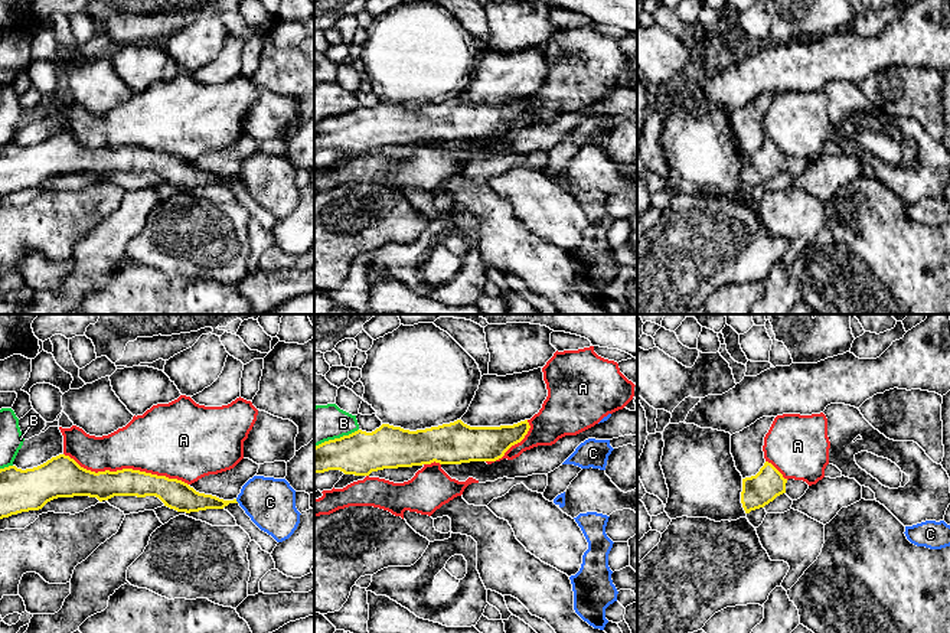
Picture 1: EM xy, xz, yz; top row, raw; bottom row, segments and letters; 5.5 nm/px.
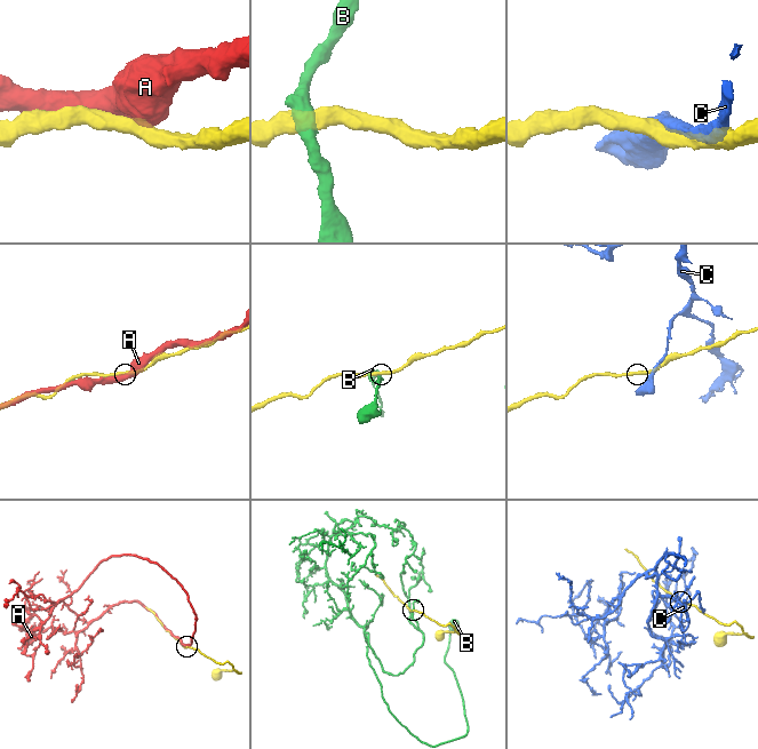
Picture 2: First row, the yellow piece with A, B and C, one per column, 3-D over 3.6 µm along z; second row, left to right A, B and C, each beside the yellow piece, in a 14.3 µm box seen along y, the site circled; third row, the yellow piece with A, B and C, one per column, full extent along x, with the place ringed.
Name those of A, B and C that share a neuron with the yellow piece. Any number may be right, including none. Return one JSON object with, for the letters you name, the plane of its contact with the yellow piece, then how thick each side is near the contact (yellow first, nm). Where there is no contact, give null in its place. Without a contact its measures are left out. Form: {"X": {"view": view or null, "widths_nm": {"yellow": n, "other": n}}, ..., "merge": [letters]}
{"A": {"view": "xy", "widths_nm": {"yellow": 160, "other": 360}}, "merge": ["A"]}

